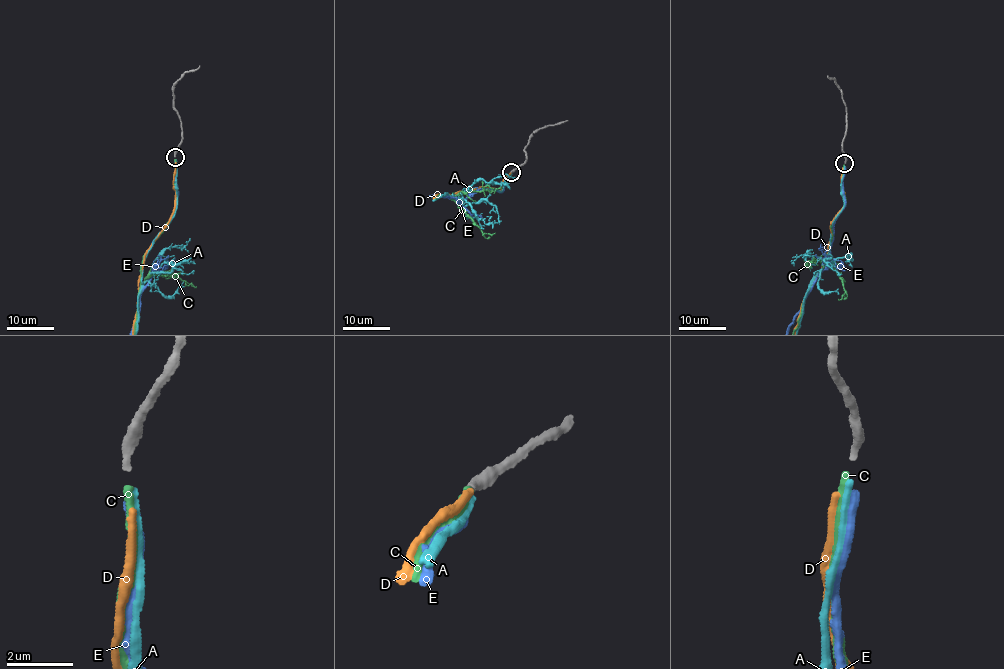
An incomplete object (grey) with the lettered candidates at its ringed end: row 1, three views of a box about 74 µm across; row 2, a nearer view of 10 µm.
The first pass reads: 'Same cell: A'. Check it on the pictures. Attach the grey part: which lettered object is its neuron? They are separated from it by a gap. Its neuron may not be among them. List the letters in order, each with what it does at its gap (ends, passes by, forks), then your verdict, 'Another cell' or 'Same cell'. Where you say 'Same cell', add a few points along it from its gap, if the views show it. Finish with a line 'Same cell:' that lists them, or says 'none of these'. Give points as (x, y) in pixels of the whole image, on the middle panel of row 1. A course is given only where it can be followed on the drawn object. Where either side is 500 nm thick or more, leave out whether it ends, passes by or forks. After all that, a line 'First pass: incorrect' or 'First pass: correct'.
A: It ends there. Same cell
C: It ends there. Another cell
D: It ends there. Another cell
E: It ends there. Another cell
Same cell: A
First pass: correct

